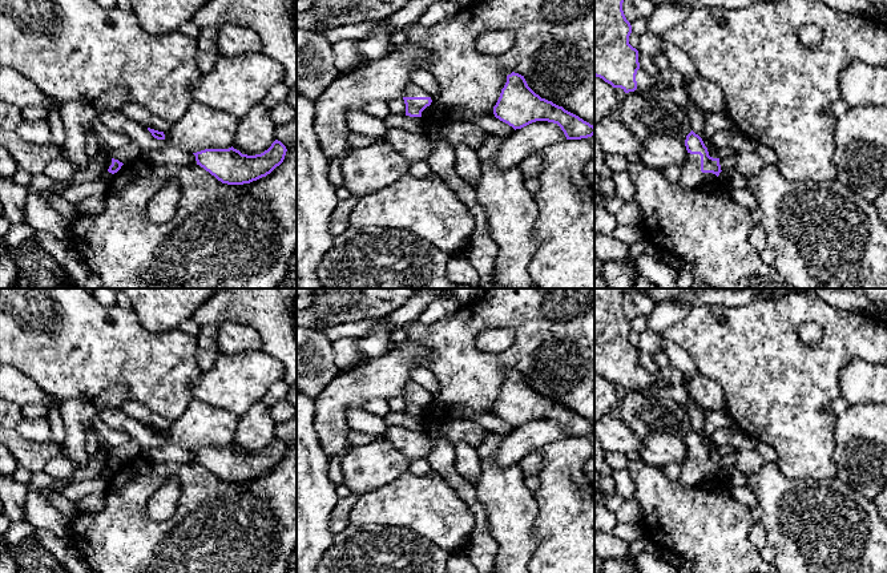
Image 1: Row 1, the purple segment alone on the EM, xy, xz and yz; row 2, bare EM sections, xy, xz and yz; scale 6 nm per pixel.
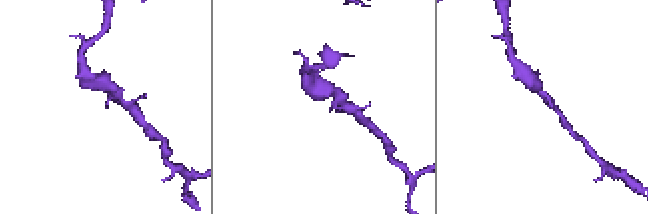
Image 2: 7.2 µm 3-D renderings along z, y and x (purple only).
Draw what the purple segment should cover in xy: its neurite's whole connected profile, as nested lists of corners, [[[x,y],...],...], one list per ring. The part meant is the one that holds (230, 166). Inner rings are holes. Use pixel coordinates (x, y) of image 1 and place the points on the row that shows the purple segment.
[[[275,140],[261,154],[242,154],[233,146],[229,149],[205,149],[195,156],[197,165],[203,168],[218,181],[227,185],[243,185],[270,174],[286,156],[286,146]]]

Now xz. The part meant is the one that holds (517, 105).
[[[512,72],[500,97],[493,106],[493,114],[515,130],[536,121],[557,124],[567,140],[581,140],[594,134],[594,126],[578,116],[565,110],[536,94],[527,84],[524,76]]]

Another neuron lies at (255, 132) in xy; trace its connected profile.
[[[259,102],[241,118],[233,148],[247,156],[261,154],[275,141],[275,128],[270,109]]]

